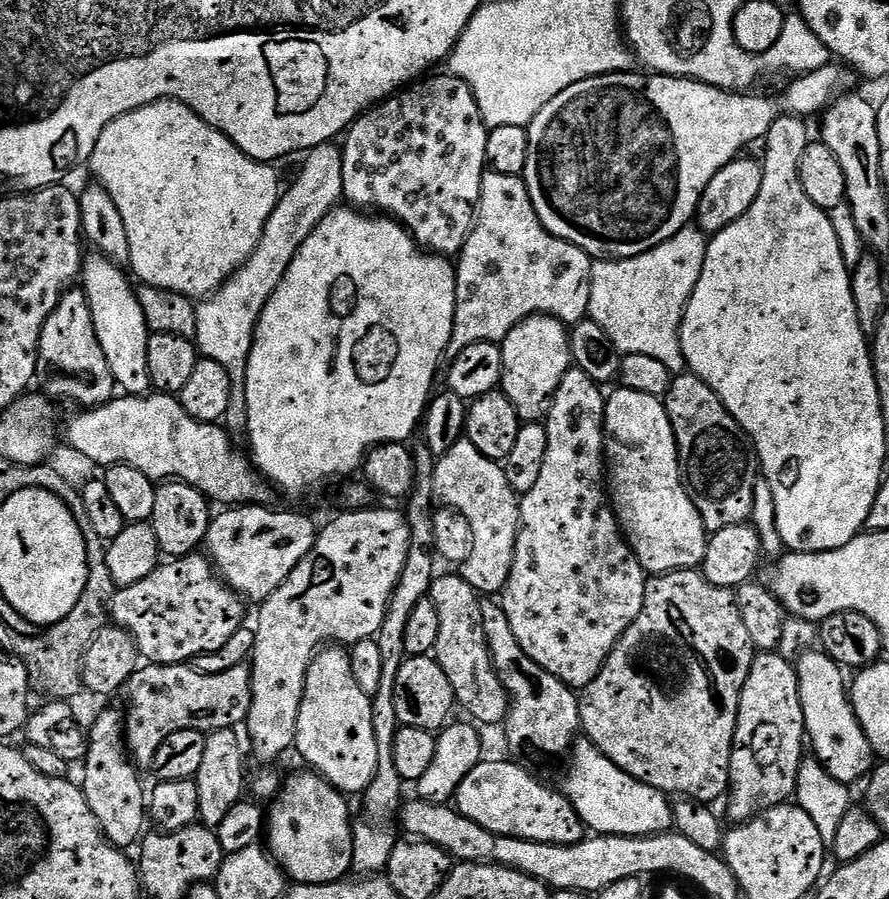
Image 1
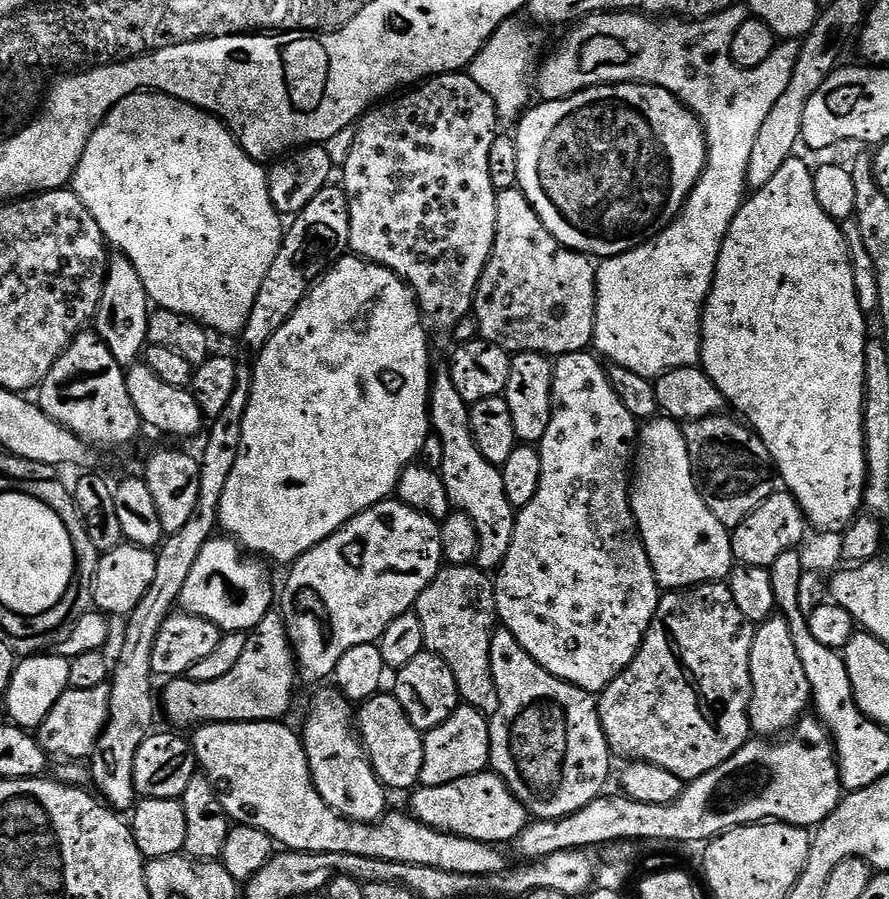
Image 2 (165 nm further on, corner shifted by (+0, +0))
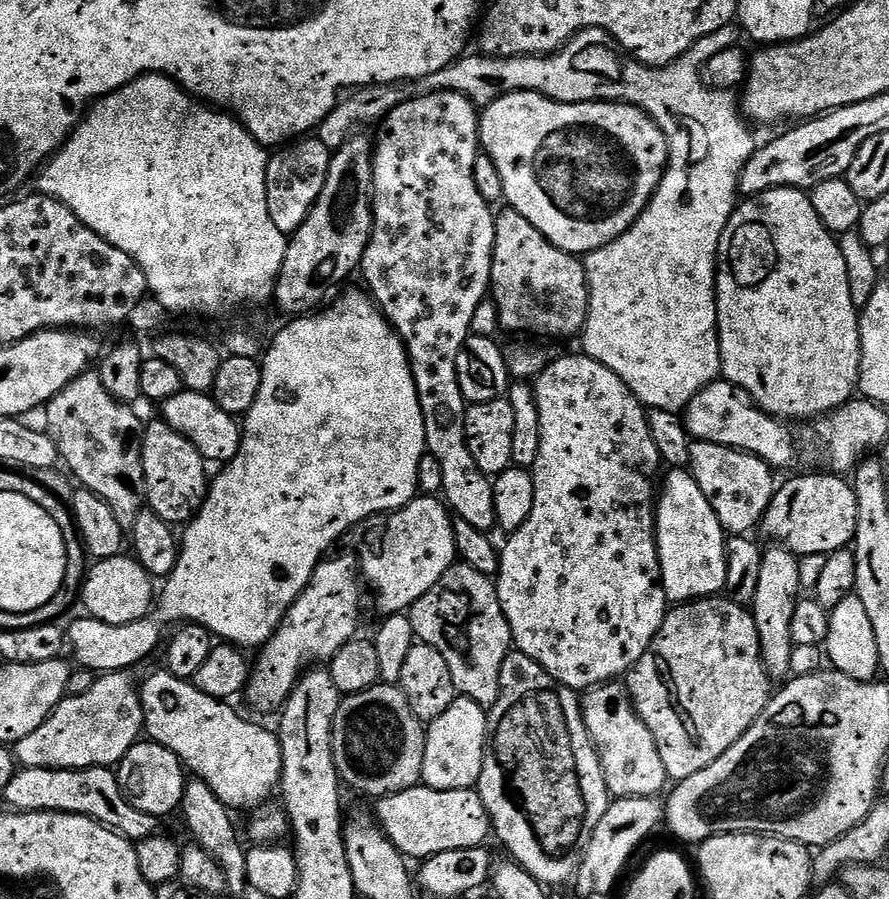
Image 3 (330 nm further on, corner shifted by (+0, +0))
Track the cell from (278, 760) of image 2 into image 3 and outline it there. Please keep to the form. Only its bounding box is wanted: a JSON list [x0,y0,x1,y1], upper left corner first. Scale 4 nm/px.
[138,670,282,810]

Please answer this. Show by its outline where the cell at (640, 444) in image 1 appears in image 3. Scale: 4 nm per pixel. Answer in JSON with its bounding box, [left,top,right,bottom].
[655,470,728,602]

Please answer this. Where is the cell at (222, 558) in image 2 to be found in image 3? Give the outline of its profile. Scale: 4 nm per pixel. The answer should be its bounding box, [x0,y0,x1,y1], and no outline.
[14,670,144,770]

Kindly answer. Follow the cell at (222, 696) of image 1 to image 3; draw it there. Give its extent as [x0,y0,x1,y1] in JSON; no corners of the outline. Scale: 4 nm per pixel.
[246,555,362,713]

